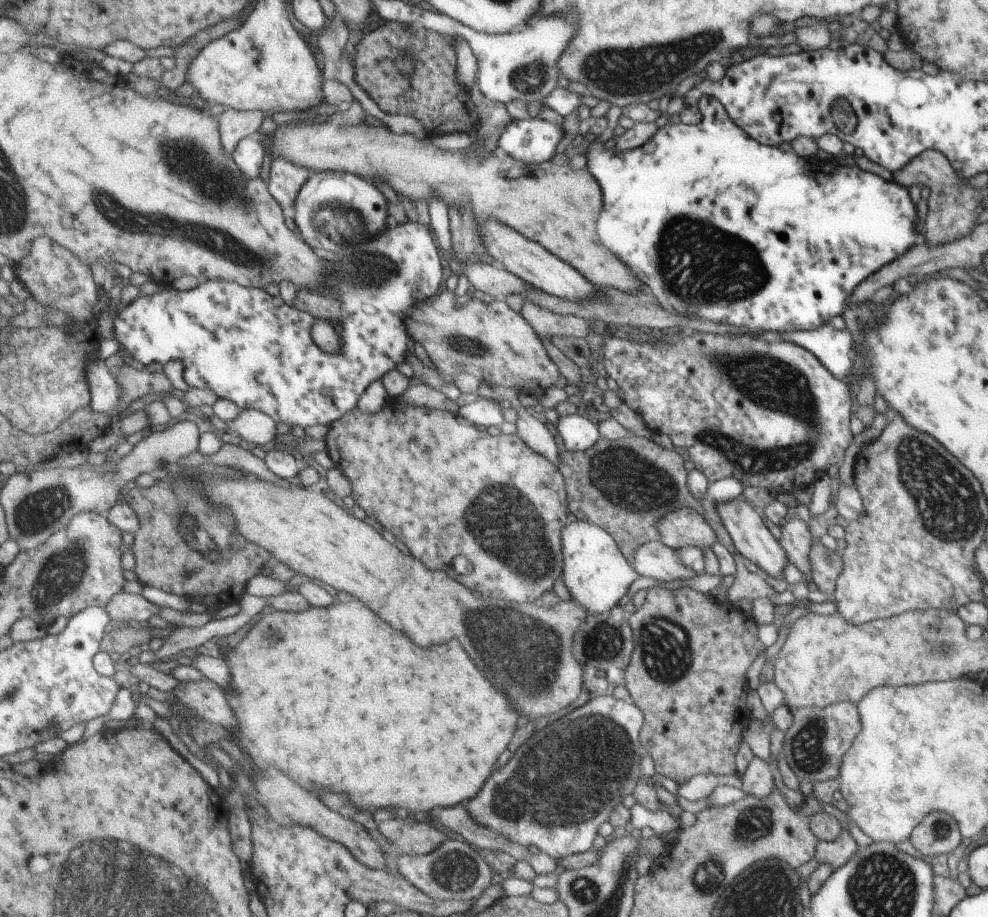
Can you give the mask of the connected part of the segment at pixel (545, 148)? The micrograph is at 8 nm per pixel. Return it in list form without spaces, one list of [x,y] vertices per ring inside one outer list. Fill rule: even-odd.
[[[531,117],[529,120],[511,120],[497,139],[497,147],[516,161],[538,165],[553,156],[559,138],[561,130],[557,126]]]

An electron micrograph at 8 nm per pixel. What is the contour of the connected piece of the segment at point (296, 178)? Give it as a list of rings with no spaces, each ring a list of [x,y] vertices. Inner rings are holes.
[[[277,155],[271,159],[268,189],[277,202],[287,210],[294,202],[304,184],[309,180],[309,170]]]

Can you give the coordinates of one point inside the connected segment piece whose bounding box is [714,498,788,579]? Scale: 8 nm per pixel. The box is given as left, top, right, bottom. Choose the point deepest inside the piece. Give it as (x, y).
(750, 537)

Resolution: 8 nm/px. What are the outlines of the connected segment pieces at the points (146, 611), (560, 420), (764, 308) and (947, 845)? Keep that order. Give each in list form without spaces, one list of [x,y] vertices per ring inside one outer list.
[[[123,590],[110,600],[107,610],[112,614],[113,619],[124,625],[129,620],[143,620],[143,622],[149,620],[153,614],[161,612],[161,605],[152,604],[142,595]]]
[[[577,414],[559,415],[554,426],[565,450],[572,453],[593,446],[599,435],[598,425],[591,423],[589,418]]]
[[[703,97],[699,103],[700,111],[703,115],[703,120],[699,121],[699,124],[686,125],[680,123],[679,120],[675,120],[673,124],[664,125],[656,130],[656,133],[647,142],[644,142],[642,146],[638,146],[629,150],[616,151],[612,148],[605,148],[603,145],[602,137],[597,138],[592,143],[589,143],[591,147],[591,152],[588,154],[588,159],[586,160],[586,169],[594,176],[594,179],[598,181],[601,186],[602,191],[602,210],[598,214],[597,220],[597,233],[598,239],[601,244],[604,244],[612,253],[615,253],[623,262],[629,262],[629,268],[643,280],[643,284],[647,286],[647,293],[649,293],[656,300],[655,311],[665,309],[668,313],[673,313],[674,315],[683,315],[684,317],[701,317],[705,320],[714,323],[728,324],[730,327],[745,327],[752,331],[765,331],[765,330],[776,330],[781,332],[787,330],[791,332],[792,330],[812,330],[817,326],[827,322],[829,318],[837,316],[843,302],[850,299],[853,295],[853,286],[856,288],[861,284],[863,278],[868,278],[871,272],[875,272],[878,268],[881,268],[884,264],[889,264],[892,260],[899,258],[905,251],[908,251],[911,247],[915,245],[921,245],[924,240],[920,234],[917,234],[917,226],[920,226],[918,219],[918,210],[915,210],[915,204],[909,200],[907,196],[907,189],[905,186],[901,186],[894,180],[888,181],[875,173],[865,172],[860,169],[857,165],[848,166],[847,169],[843,165],[837,164],[834,160],[831,162],[819,162],[816,159],[811,158],[804,159],[803,157],[797,156],[794,152],[783,152],[777,147],[772,147],[769,145],[759,144],[758,141],[743,132],[739,126],[735,126],[729,118],[727,118],[726,110],[711,97]]]
[[[937,811],[925,816],[911,831],[909,842],[919,856],[929,858],[947,854],[965,843],[954,818]]]

